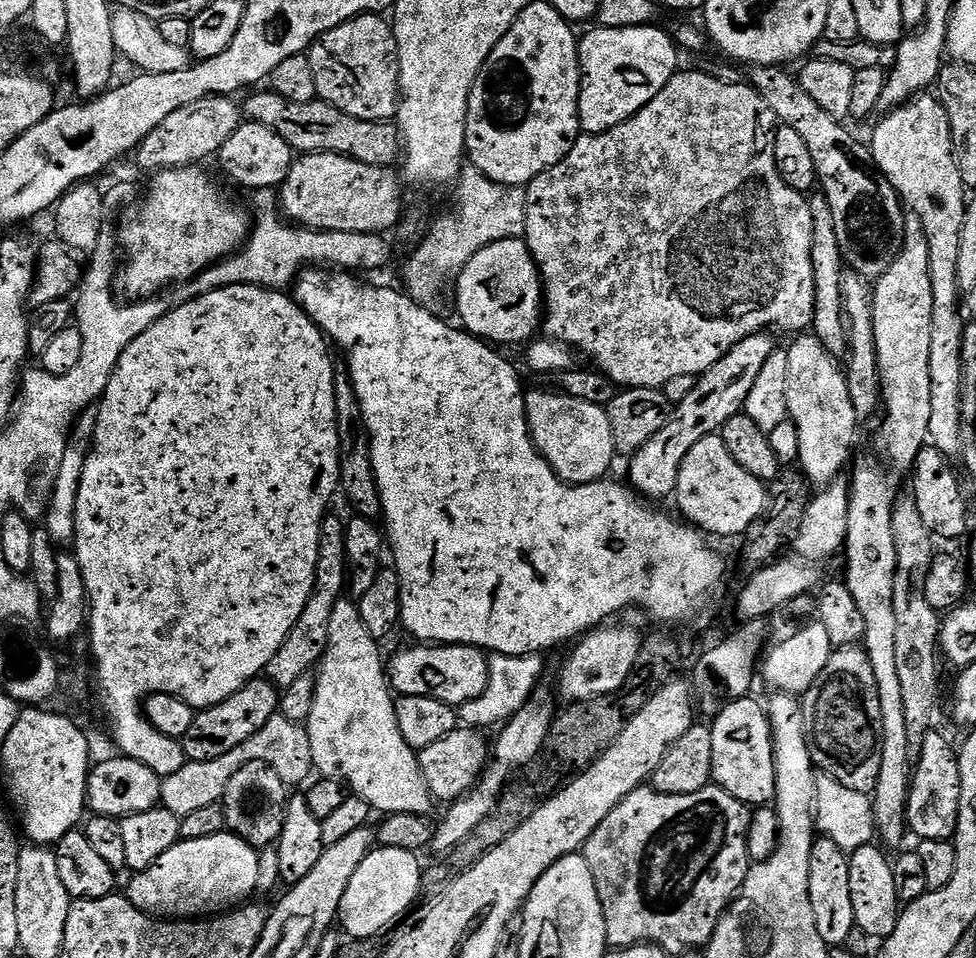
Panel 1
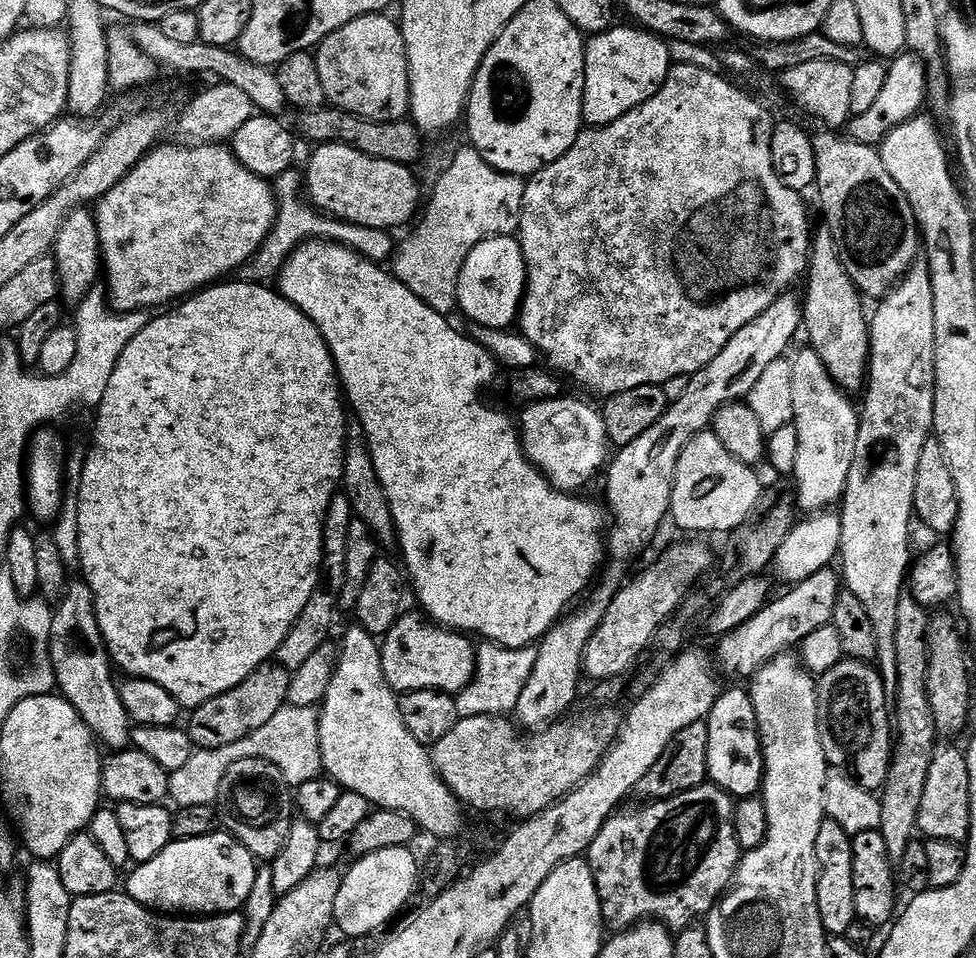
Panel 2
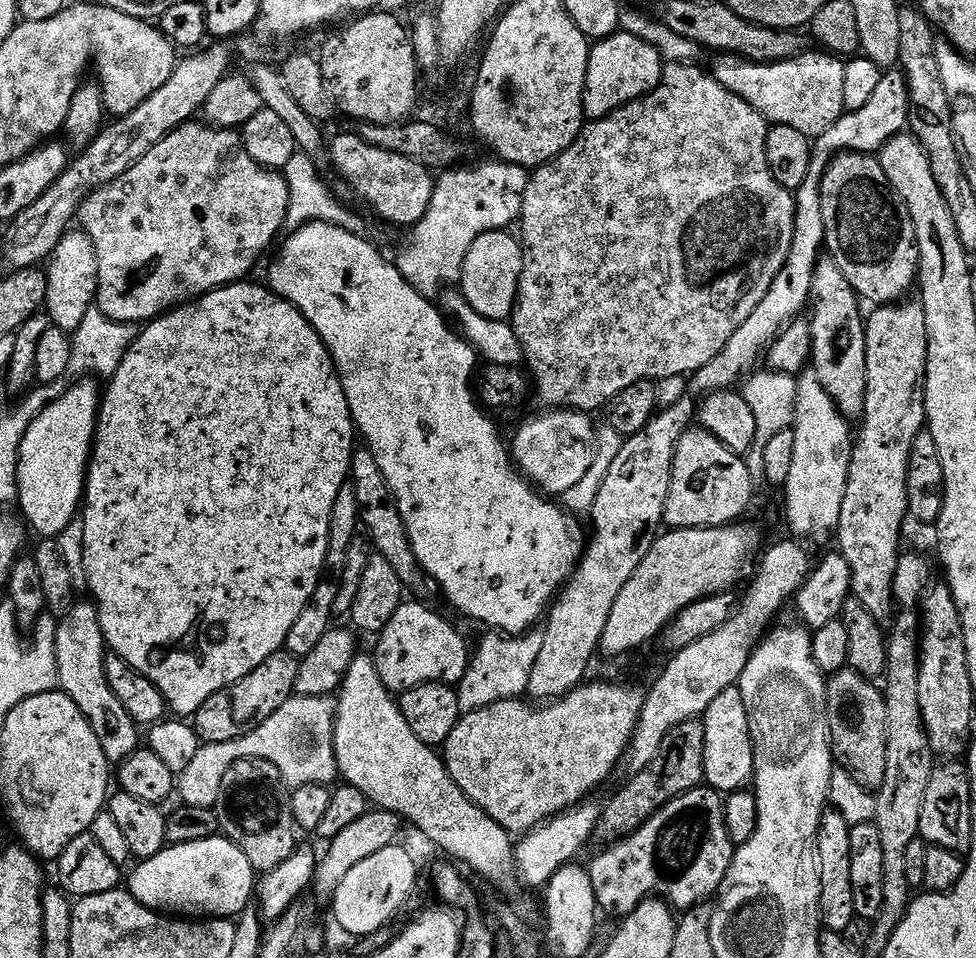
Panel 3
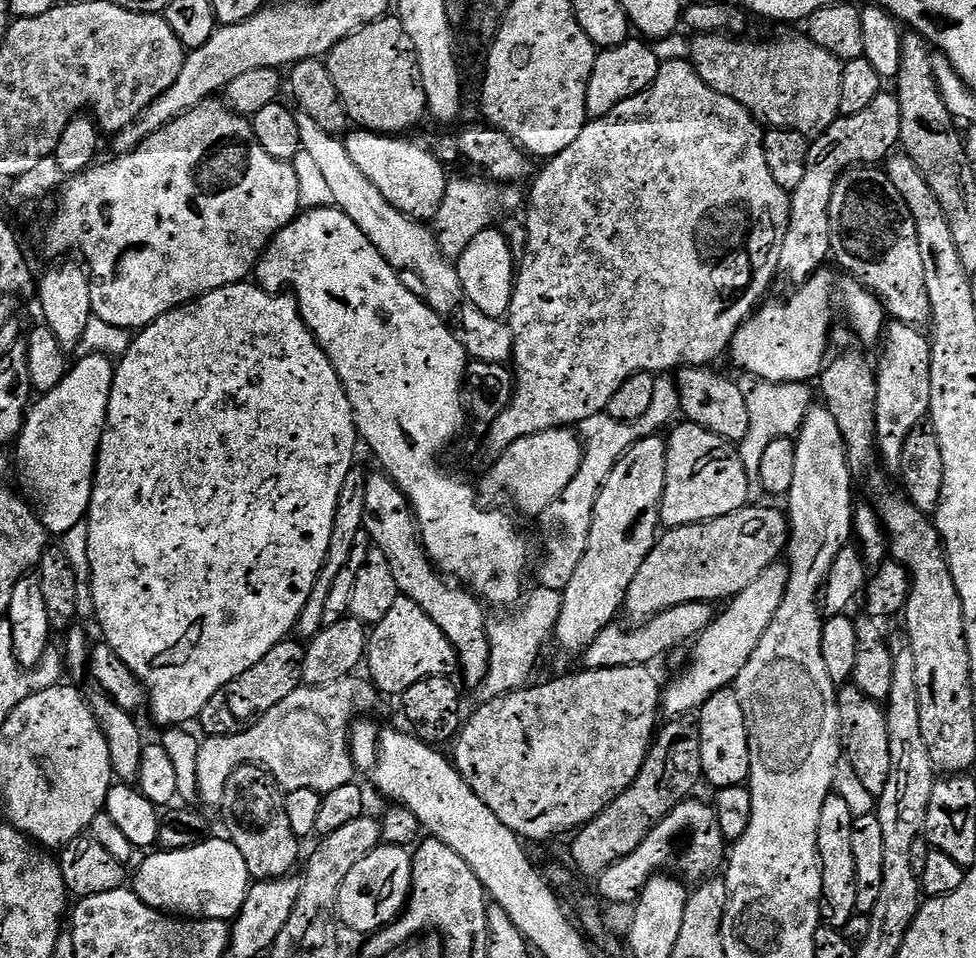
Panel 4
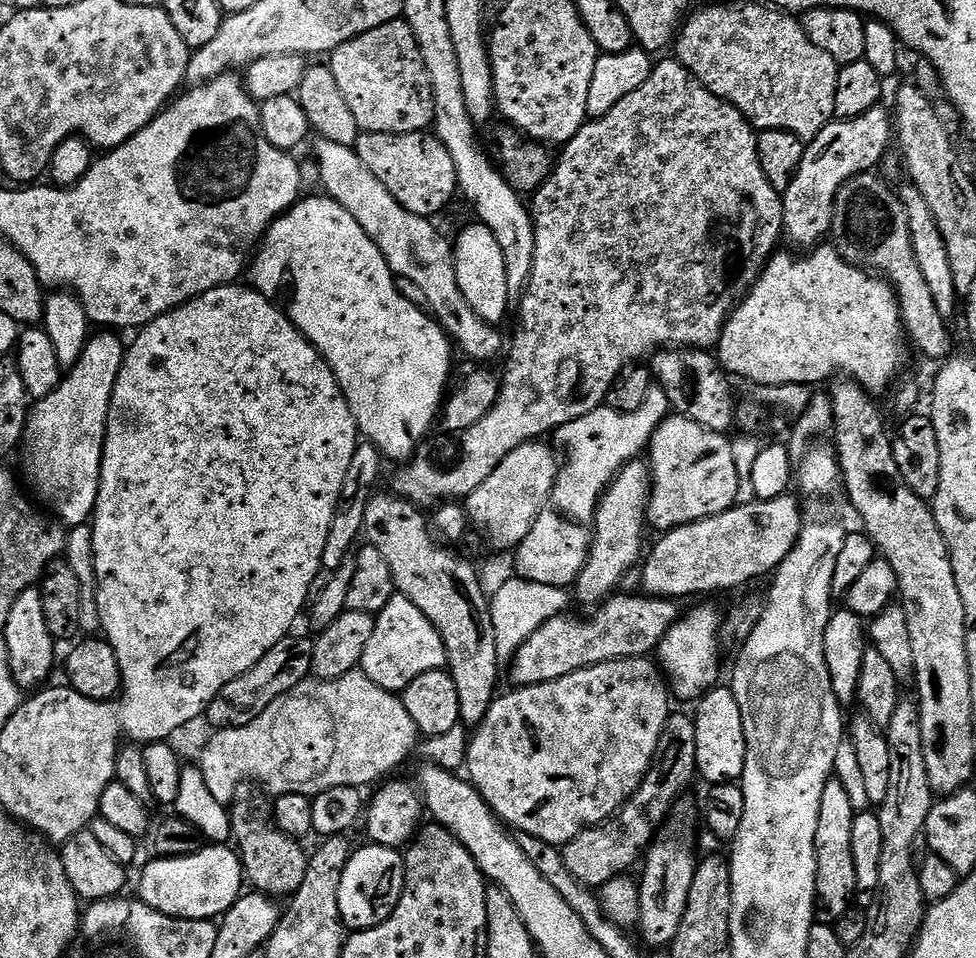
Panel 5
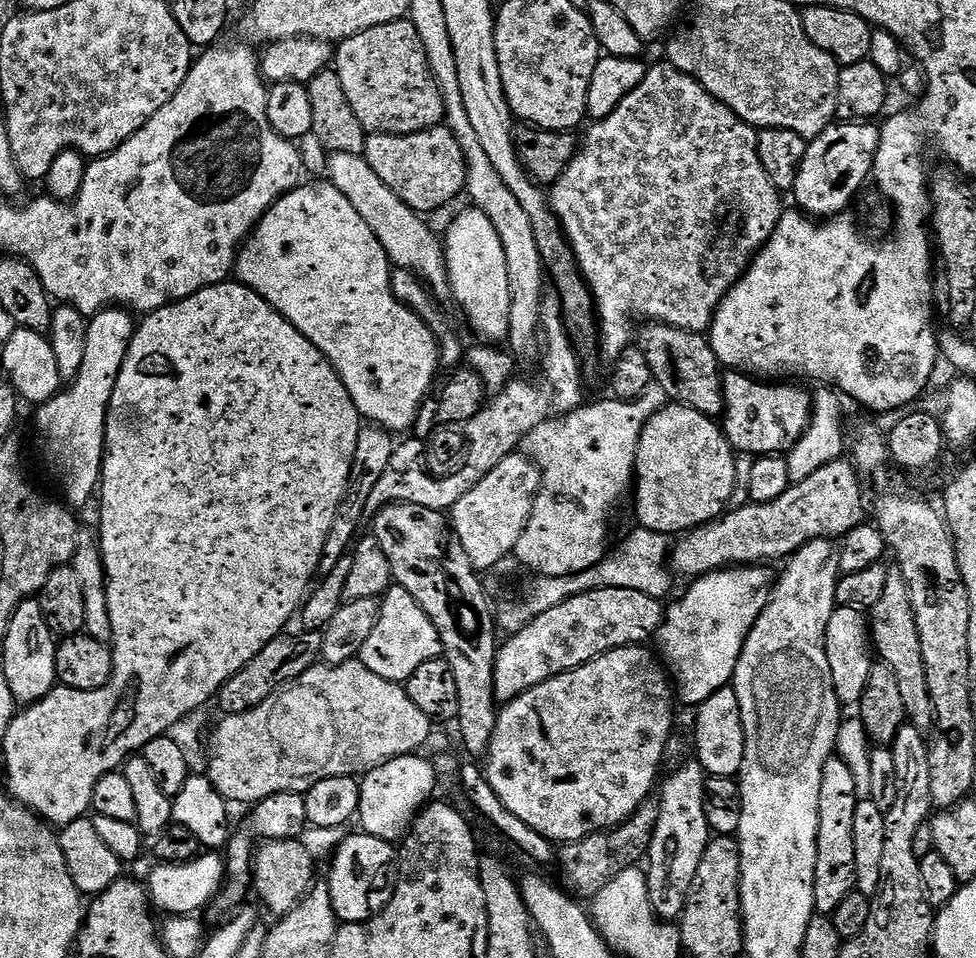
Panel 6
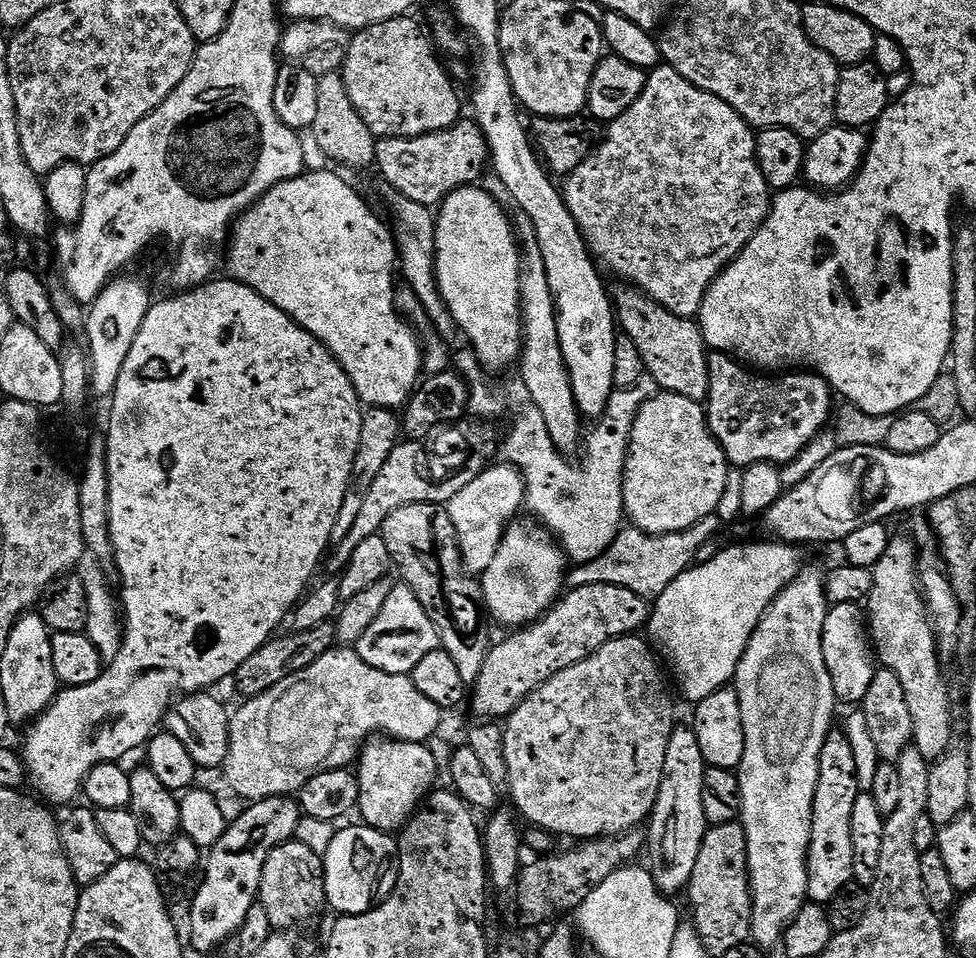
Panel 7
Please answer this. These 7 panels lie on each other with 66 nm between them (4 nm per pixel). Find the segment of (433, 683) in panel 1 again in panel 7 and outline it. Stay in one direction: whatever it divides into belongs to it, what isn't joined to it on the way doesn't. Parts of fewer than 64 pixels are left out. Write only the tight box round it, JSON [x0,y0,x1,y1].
[354,582,441,676]

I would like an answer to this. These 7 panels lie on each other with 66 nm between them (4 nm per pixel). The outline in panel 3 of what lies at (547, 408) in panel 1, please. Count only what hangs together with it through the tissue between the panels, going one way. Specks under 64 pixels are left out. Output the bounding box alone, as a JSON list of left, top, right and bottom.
[510,410,597,498]

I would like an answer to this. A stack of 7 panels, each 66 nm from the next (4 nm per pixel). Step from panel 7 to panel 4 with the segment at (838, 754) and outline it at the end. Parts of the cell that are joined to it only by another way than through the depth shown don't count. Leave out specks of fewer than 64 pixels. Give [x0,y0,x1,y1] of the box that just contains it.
[818,794,858,930]

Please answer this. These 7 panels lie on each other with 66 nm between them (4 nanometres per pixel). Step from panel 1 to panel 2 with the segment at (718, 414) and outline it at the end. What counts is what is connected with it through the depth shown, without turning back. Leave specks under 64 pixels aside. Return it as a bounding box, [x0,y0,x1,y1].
[604,294,801,560]

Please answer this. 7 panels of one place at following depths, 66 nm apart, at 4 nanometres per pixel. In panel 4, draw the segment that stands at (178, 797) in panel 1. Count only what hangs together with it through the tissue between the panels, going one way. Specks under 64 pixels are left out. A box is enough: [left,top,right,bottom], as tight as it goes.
[198,674,378,805]

